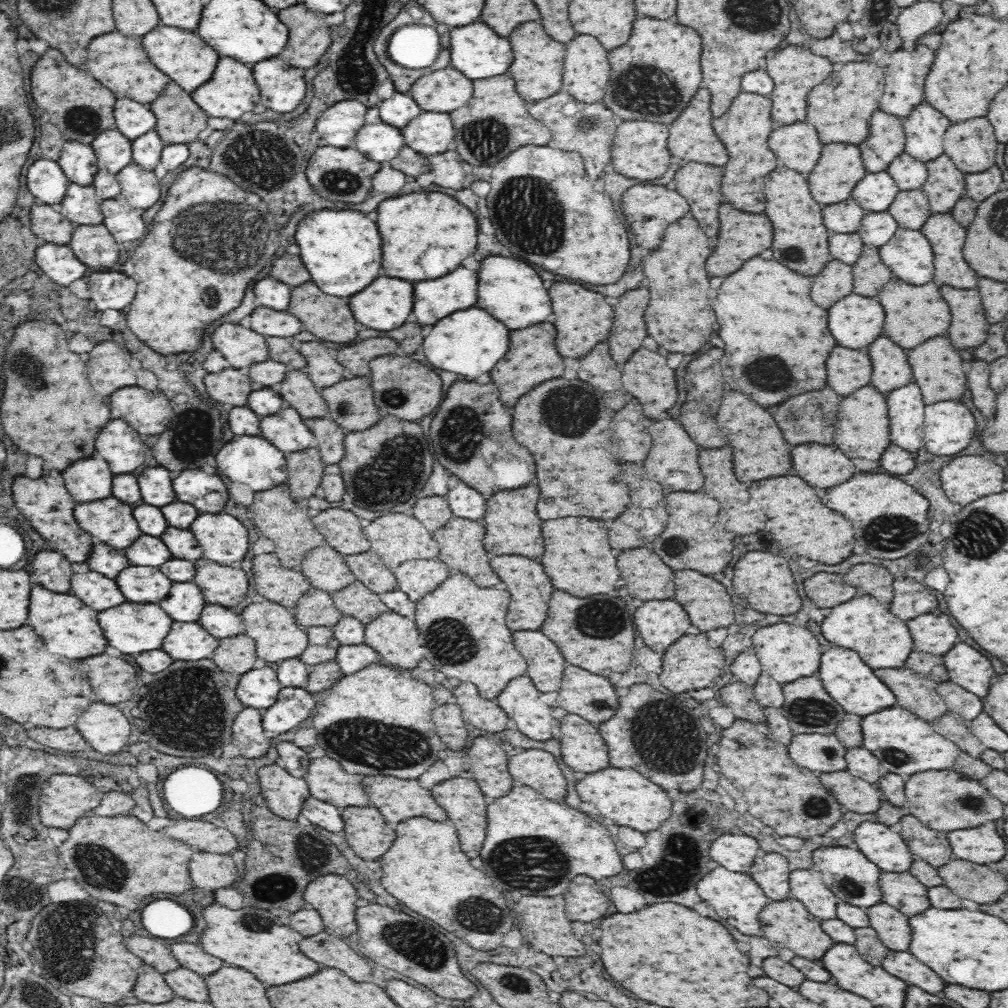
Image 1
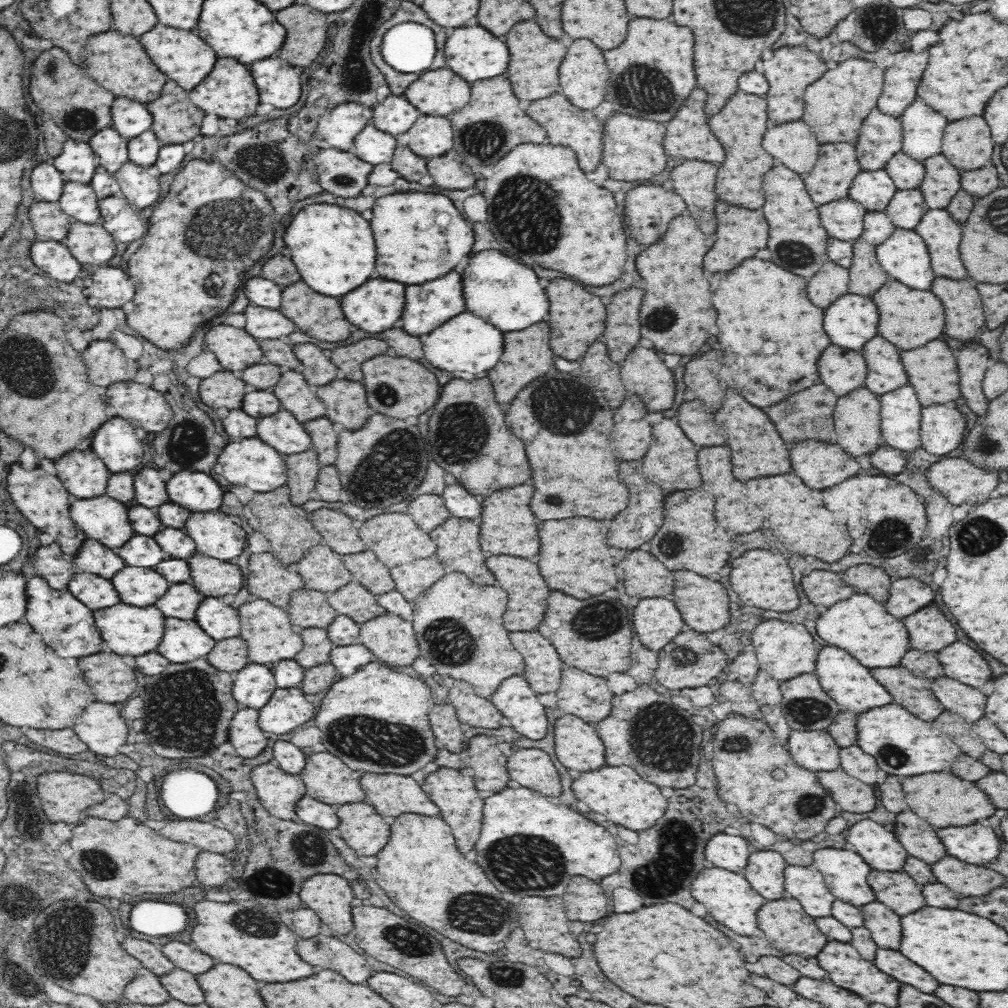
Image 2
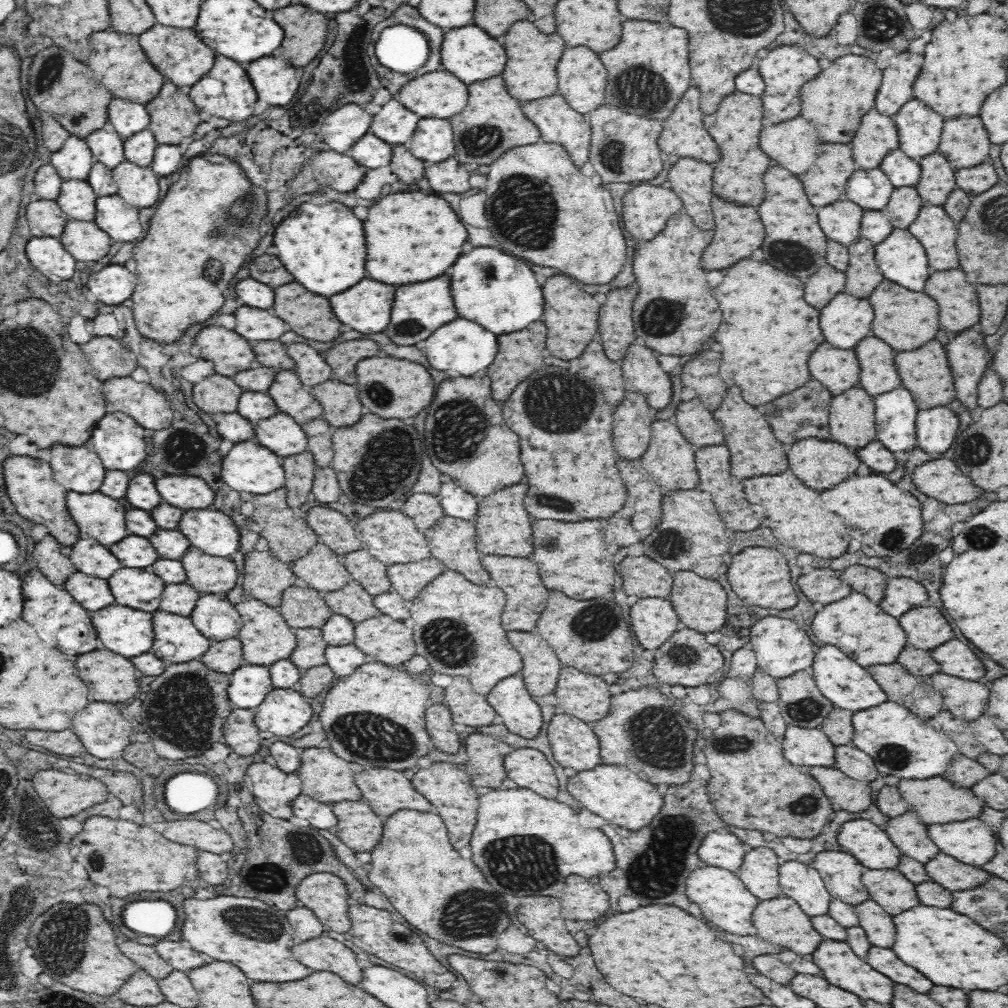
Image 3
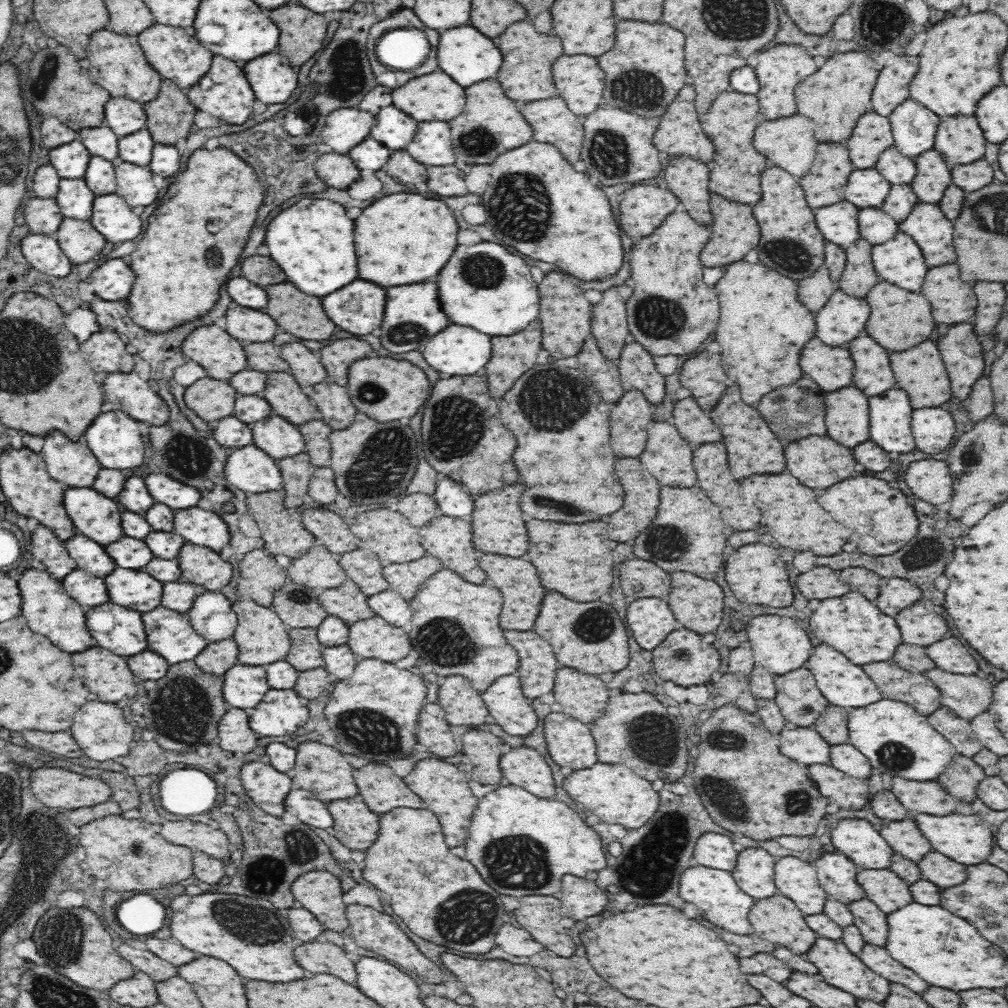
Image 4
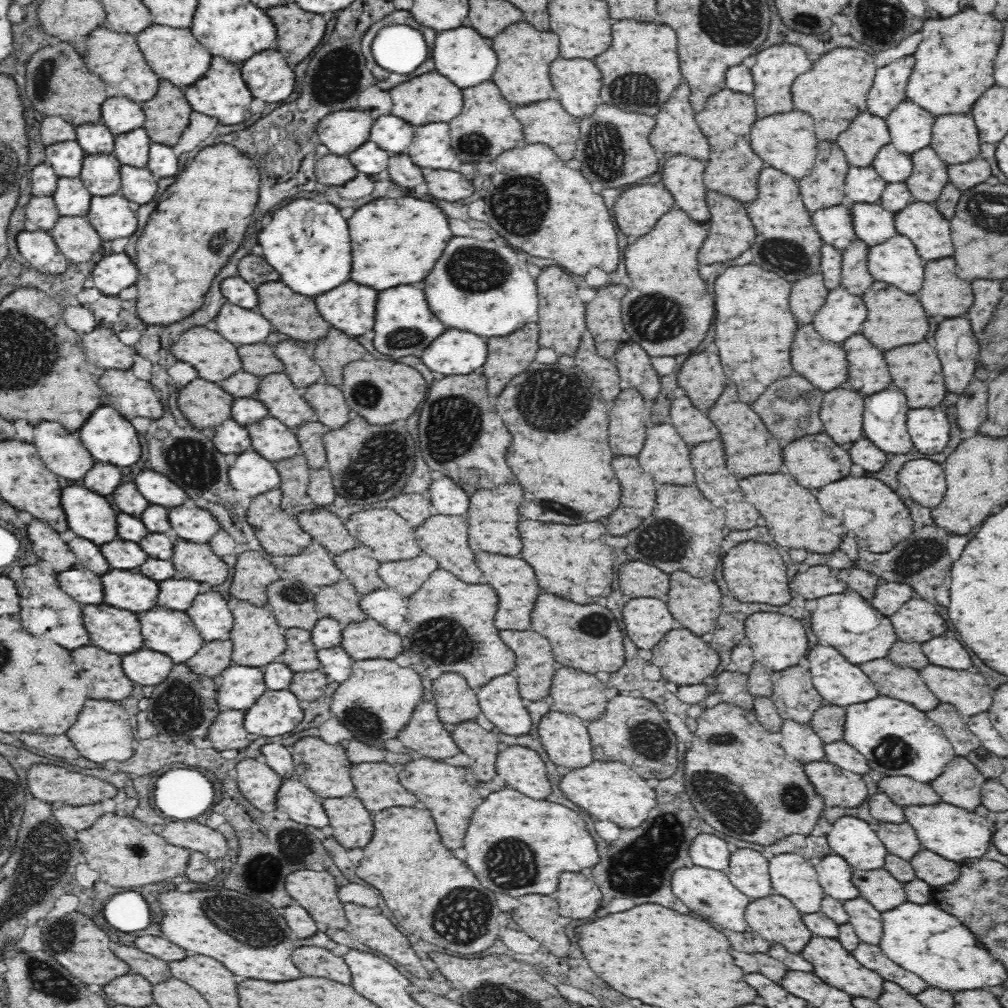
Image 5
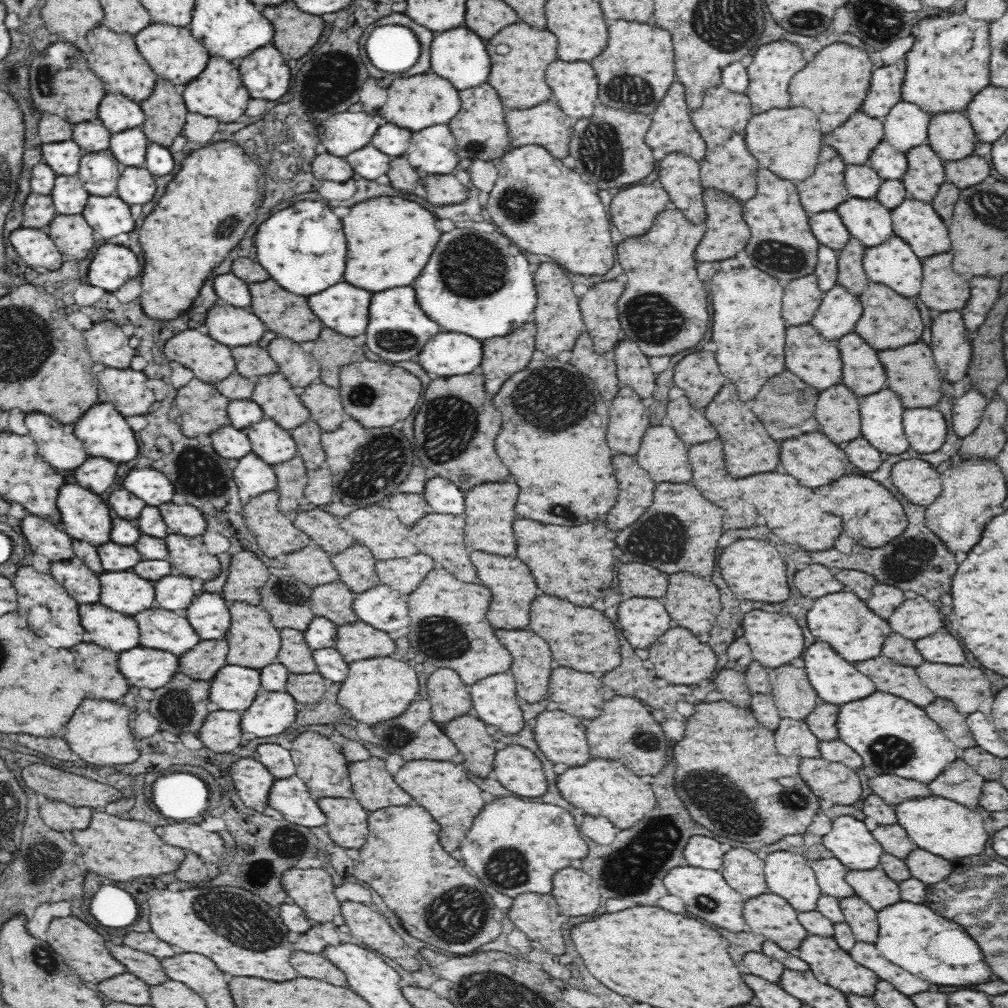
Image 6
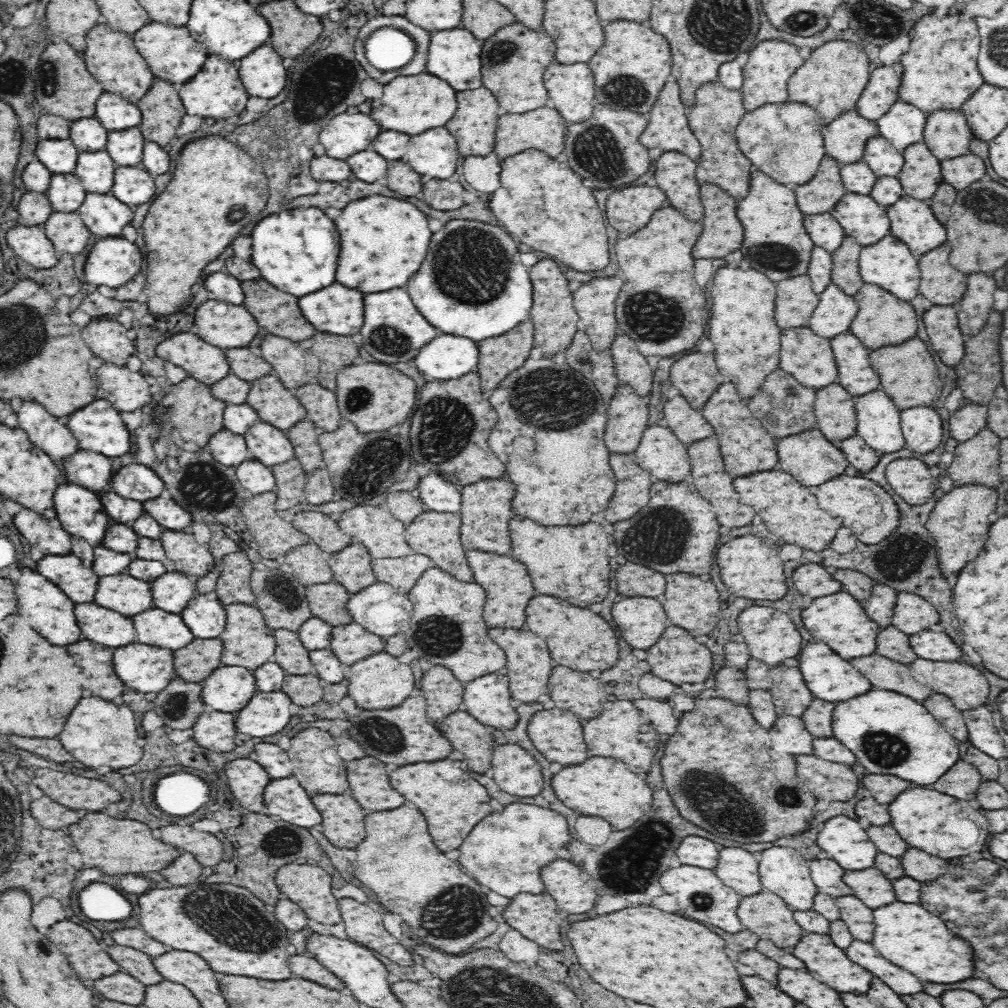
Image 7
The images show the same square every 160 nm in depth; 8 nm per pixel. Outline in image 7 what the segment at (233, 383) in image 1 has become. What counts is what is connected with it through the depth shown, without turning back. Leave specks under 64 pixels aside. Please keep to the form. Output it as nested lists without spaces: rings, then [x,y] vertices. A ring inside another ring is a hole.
[[[188,378],[170,386],[169,389],[166,398],[162,398],[154,408],[155,420],[160,422],[160,425],[171,423],[173,431],[178,430],[184,441],[195,442],[201,448],[206,446],[215,432],[225,428],[223,414],[228,403],[214,397],[209,385],[194,378]]]

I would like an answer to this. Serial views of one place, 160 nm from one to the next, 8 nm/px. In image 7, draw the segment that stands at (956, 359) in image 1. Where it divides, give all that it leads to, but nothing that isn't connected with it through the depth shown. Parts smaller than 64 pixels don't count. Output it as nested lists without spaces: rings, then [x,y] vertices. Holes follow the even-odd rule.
[[[912,338],[900,346],[886,346],[872,352],[872,366],[876,366],[884,390],[893,396],[896,406],[900,406],[902,410],[912,406],[933,406],[934,400],[938,400],[942,392],[942,381],[936,372],[936,362],[930,356],[926,344],[918,338]]]

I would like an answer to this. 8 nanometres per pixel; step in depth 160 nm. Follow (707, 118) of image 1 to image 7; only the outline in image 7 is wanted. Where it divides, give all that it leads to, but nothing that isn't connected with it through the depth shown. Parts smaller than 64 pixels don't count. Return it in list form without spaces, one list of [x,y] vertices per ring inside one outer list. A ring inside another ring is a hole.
[[[668,82],[664,90],[666,92],[660,94],[656,106],[648,114],[650,124],[646,126],[646,132],[640,140],[648,148],[658,148],[662,152],[676,150],[688,154],[692,160],[698,160],[702,148],[688,126],[687,114],[684,112],[687,107],[680,100],[680,86]]]

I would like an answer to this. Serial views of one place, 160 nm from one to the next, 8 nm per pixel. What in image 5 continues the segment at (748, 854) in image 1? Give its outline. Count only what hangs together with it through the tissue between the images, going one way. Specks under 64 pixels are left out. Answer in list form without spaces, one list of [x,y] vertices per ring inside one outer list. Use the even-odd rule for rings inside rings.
[[[701,833],[694,838],[690,848],[690,858],[696,866],[702,866],[712,870],[724,871],[730,864],[730,850],[726,837],[715,836],[714,834]]]

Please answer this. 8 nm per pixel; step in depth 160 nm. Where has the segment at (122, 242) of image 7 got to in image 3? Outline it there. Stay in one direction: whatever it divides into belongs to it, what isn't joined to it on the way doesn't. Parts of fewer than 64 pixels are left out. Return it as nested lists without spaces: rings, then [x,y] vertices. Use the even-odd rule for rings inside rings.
[[[108,264],[102,270],[90,273],[88,288],[96,294],[99,304],[119,306],[134,294],[136,276],[124,265]]]

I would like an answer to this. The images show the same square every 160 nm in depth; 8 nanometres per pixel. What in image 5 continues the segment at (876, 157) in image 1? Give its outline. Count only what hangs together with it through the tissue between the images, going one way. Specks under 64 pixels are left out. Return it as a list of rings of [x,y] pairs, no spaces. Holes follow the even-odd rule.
[[[866,112],[860,114],[838,138],[838,144],[846,152],[850,166],[858,168],[872,166],[878,151],[890,143],[886,118],[876,118]]]

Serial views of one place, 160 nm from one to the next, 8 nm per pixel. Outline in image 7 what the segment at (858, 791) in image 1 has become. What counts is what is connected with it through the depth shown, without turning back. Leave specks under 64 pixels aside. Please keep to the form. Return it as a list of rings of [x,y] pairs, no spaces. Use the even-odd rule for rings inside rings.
[[[814,754],[796,756],[796,766],[798,766],[798,776],[810,788],[814,788],[811,793],[818,798],[816,804],[820,800],[846,802],[860,788],[858,778],[852,769],[848,768],[849,765],[830,762]]]

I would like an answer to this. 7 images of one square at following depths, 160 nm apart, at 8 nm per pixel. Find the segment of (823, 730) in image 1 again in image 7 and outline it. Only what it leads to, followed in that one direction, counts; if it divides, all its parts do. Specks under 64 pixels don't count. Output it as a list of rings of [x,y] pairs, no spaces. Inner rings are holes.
[[[781,663],[771,667],[769,675],[772,679],[769,691],[779,717],[790,714],[801,718],[815,697],[808,690],[800,668],[790,668]]]

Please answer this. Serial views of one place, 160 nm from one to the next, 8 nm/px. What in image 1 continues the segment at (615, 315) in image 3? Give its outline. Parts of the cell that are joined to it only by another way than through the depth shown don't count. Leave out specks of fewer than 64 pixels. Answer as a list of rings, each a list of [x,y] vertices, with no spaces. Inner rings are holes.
[[[644,288],[628,290],[620,302],[614,306],[616,320],[614,328],[608,336],[610,354],[617,363],[625,363],[630,360],[634,350],[642,346],[642,340],[648,336],[646,322],[644,322],[644,310],[650,304],[650,292]]]

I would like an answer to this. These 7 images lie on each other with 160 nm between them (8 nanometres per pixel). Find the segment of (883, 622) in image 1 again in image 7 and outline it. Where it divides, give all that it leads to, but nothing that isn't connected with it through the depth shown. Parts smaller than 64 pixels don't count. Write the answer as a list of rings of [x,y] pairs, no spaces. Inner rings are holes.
[[[844,590],[816,598],[812,606],[802,612],[802,620],[804,620],[806,630],[816,640],[830,644],[830,648],[836,654],[840,654],[844,660],[862,658],[862,656],[870,656],[876,652],[876,638],[882,628],[874,620],[870,620],[870,616],[858,604],[858,599]]]

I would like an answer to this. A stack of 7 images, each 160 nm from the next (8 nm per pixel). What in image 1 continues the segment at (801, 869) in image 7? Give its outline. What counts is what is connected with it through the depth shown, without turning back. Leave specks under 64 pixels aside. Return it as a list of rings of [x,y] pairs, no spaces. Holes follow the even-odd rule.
[[[814,868],[791,870],[790,898],[804,902],[814,917],[820,920],[832,920],[837,917],[839,898],[828,890],[821,874]]]

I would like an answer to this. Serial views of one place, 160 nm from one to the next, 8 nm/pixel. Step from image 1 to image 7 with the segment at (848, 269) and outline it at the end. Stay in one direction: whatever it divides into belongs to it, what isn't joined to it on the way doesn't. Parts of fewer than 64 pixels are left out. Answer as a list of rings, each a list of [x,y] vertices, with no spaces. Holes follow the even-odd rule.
[[[808,275],[778,282],[776,320],[782,328],[808,326],[808,318],[818,306],[819,295],[814,292]]]

